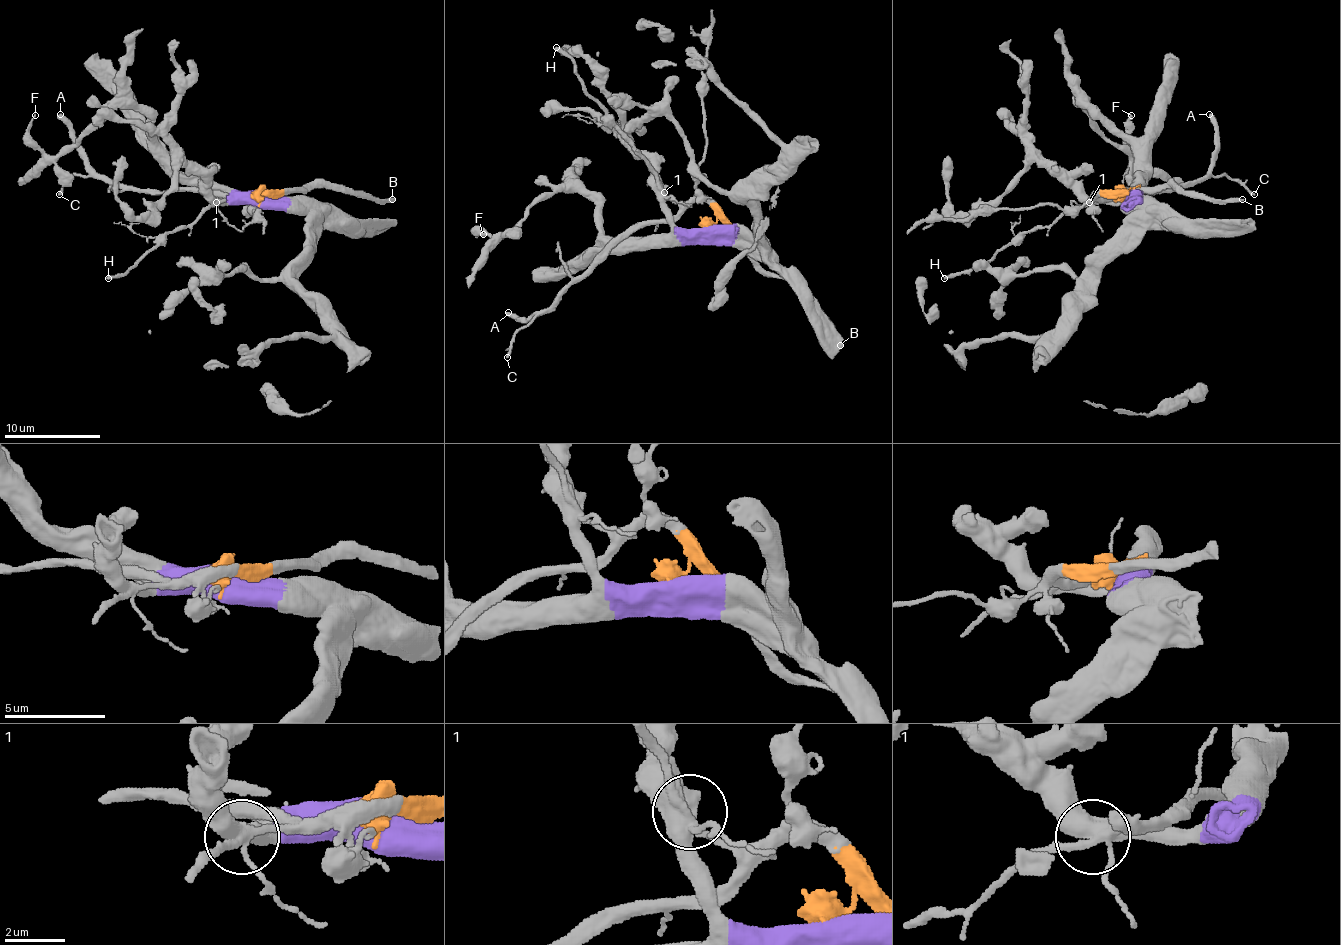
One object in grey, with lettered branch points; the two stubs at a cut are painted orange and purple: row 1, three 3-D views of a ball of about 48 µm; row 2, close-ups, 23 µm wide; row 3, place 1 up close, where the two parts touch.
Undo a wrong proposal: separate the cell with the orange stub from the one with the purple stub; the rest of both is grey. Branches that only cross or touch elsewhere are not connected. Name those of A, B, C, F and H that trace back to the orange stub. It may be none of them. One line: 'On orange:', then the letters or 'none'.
On orange: A, B, C, H

